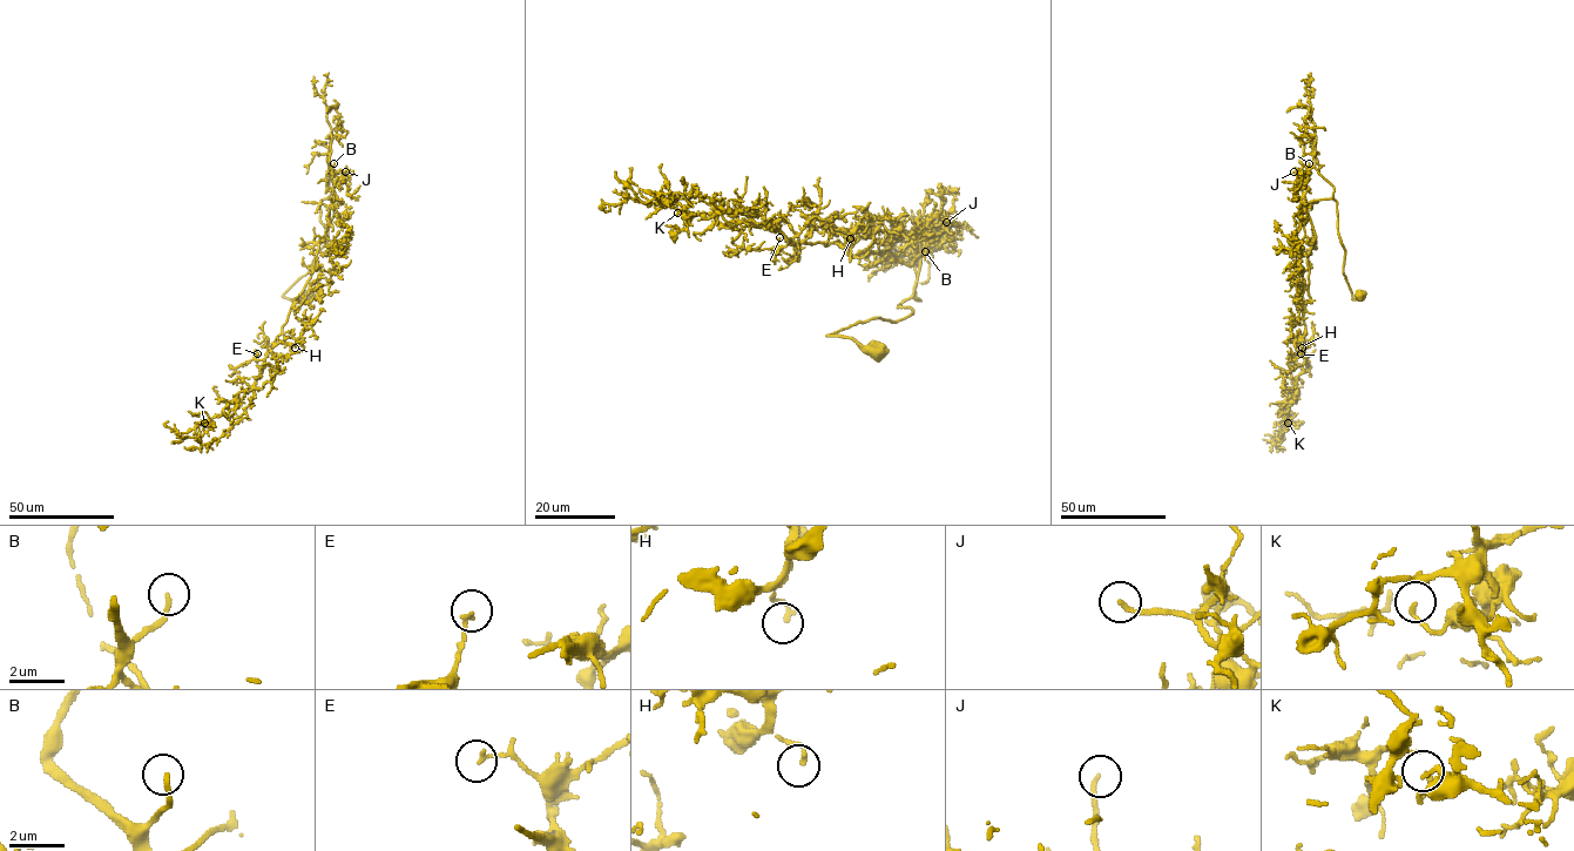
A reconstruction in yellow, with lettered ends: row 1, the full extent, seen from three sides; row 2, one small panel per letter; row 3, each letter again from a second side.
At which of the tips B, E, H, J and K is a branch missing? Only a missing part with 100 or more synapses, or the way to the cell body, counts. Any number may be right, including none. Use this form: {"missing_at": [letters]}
{"missing_at": ["B"]}

